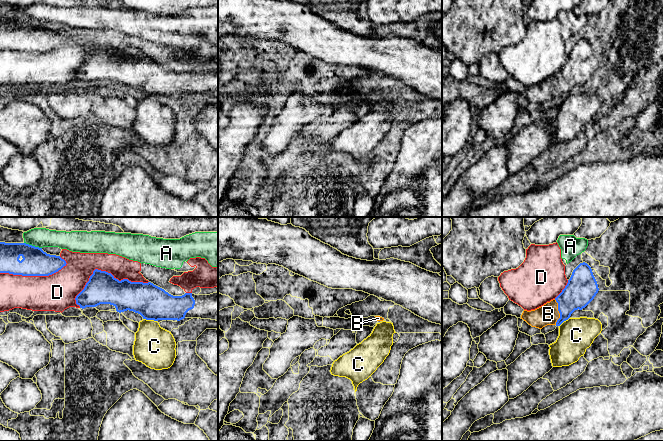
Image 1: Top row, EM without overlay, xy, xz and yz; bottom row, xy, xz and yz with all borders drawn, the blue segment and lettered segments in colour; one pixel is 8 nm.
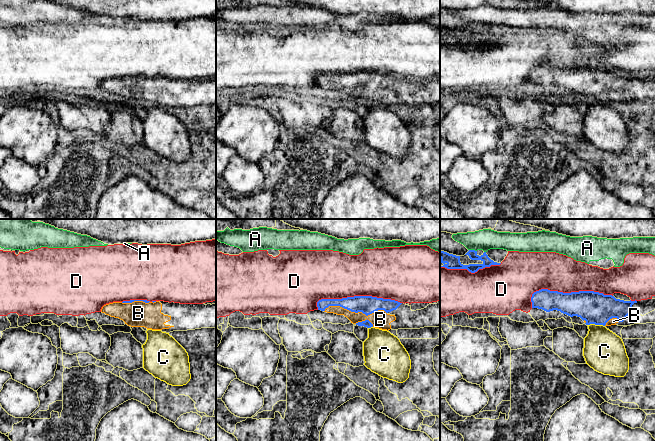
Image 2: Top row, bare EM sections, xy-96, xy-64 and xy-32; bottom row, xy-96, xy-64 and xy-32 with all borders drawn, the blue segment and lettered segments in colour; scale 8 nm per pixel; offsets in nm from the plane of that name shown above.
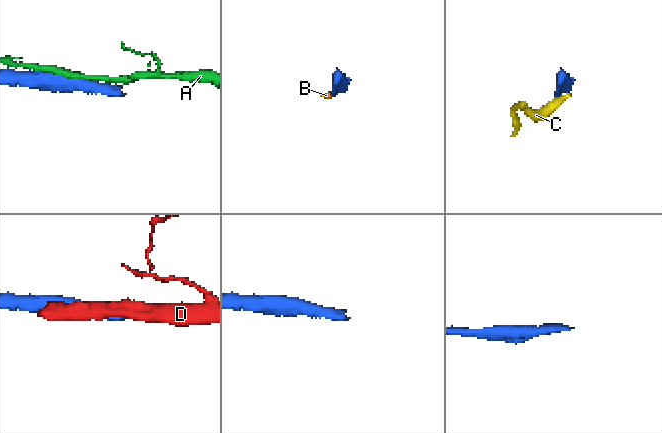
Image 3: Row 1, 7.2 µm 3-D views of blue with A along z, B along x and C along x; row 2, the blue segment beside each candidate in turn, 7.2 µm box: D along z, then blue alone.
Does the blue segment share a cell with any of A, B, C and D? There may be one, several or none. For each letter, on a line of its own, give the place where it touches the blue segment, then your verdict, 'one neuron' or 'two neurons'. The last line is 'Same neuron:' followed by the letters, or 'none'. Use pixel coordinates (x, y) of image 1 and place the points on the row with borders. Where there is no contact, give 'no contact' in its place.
A: contact xy (33, 246); two neurons
B: contact yz (559, 312); one neuron
C: contact xy (150, 319); two neurons
D: contact xy (104, 271); two neurons
Same neuron: B

